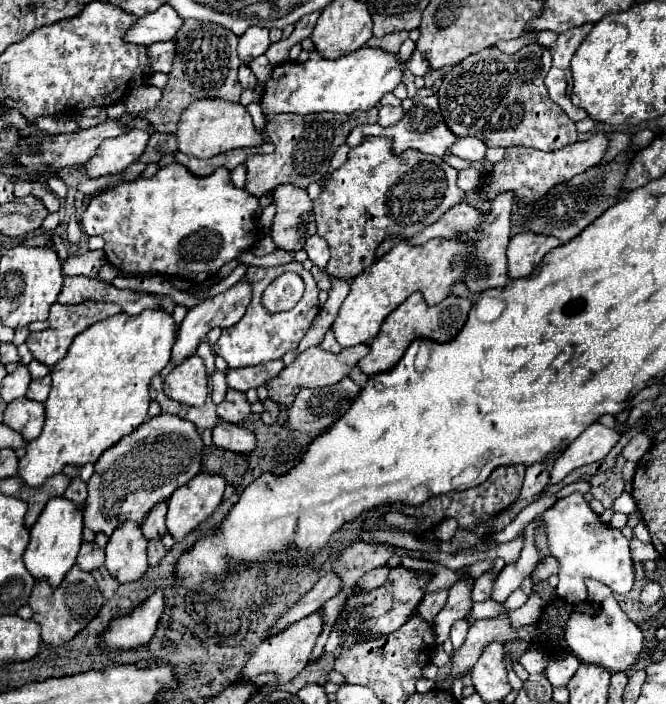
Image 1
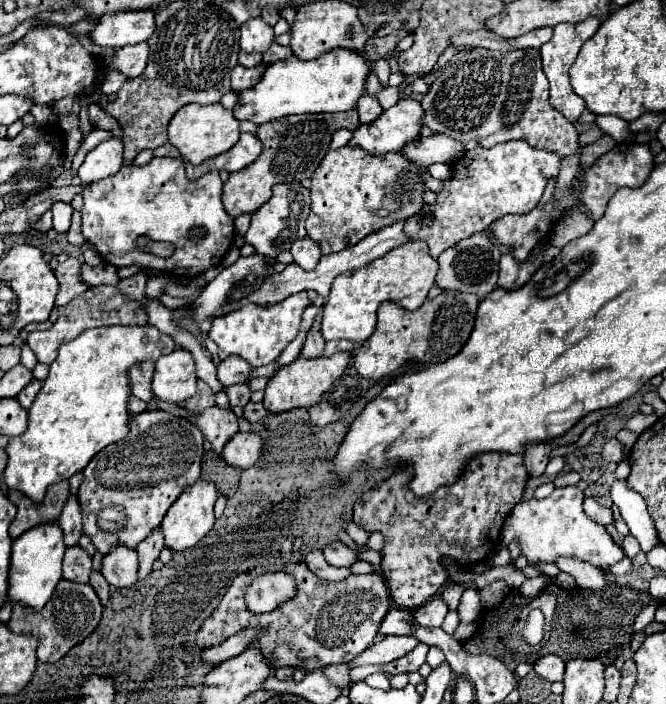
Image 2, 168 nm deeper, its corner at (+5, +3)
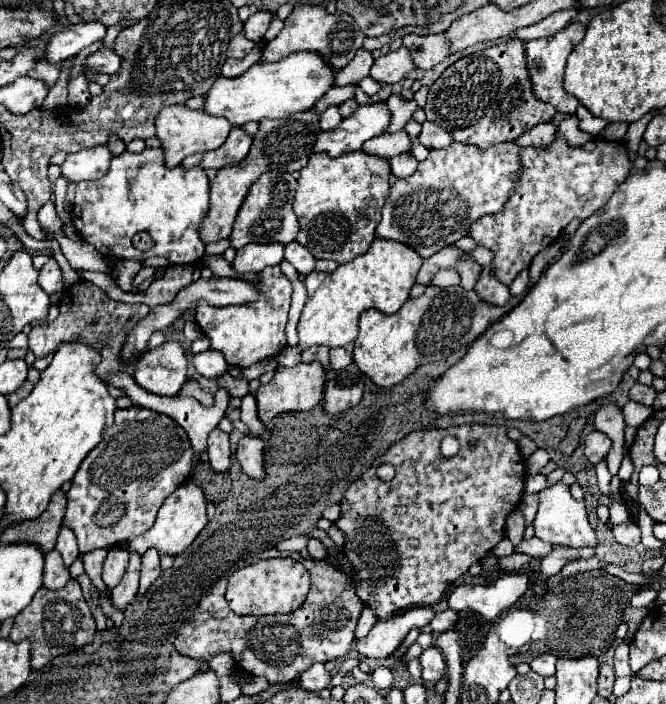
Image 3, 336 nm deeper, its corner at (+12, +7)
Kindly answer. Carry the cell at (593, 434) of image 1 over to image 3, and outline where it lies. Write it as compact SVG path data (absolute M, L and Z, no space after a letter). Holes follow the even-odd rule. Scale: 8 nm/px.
M536 449L536 451L528 457L528 461L526 461L526 465L528 465L528 473L538 473L546 463L548 463L548 455L546 455L546 451L544 451L544 449Z

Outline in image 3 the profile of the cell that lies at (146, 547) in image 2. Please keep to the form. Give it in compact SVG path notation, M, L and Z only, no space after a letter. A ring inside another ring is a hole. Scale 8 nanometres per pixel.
M130 553L130 565L128 565L122 581L112 589L112 595L110 595L110 601L116 609L124 611L126 605L134 599L134 595L138 591L138 579L140 579L140 555Z

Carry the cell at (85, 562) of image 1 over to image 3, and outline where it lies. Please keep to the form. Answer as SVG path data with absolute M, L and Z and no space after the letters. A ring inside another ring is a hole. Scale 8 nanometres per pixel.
M56 549L44 557L44 587L46 589L60 589L70 581L70 571L64 567L60 553Z

